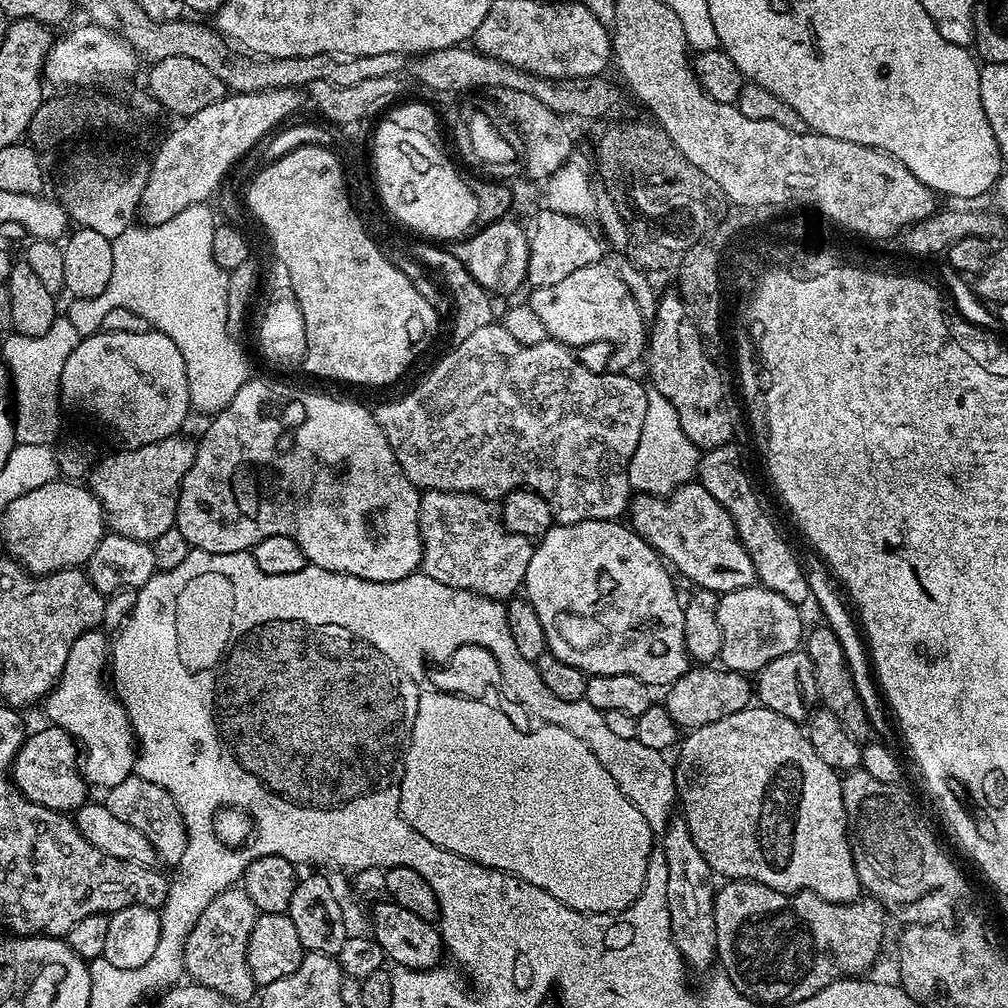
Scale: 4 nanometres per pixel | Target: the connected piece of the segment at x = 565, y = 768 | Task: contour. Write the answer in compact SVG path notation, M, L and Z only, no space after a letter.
M435 690L421 691L418 698L418 710L412 723L412 733L408 739L408 746L404 750L404 779L400 782L400 813L402 818L426 842L434 842L442 850L450 854L458 854L467 860L473 860L475 864L481 864L487 868L493 868L499 872L510 872L512 875L546 890L558 902L570 906L579 912L620 912L623 908L629 908L631 904L640 896L646 882L646 870L648 869L648 860L654 851L654 833L646 822L642 810L634 806L626 794L610 778L606 766L598 762L598 758L582 742L582 738L574 738L570 730L562 730L553 724L546 724L537 727L537 732L523 732L516 728L516 724L507 716L500 712L499 707L491 708L477 700L467 700L461 696L454 696L450 692L437 692Z

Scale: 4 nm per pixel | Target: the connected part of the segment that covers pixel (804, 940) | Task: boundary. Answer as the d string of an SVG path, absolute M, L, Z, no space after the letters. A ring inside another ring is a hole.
M728 880L719 885L714 902L714 914L716 915L716 954L718 964L721 964L723 975L734 982L734 986L743 996L749 996L751 1000L760 1001L761 1005L768 1004L788 1004L794 1006L830 986L836 980L845 978L860 978L876 964L876 959L880 956L880 947L884 944L884 920L886 913L883 906L878 901L871 898L857 898L851 900L849 904L831 904L822 898L818 898L813 892L779 892L770 886L760 884L757 880Z

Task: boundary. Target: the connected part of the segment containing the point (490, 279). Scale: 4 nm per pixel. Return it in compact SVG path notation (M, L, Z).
M505 218L465 235L451 245L450 251L470 272L470 276L493 297L512 296L528 279L530 250L524 233L525 225Z

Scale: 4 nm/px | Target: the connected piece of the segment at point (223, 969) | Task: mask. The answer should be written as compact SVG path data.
M233 886L218 893L210 906L202 910L194 930L190 930L190 938L186 938L184 943L183 960L187 979L210 990L218 990L218 994L236 1001L240 1006L244 1006L252 995L253 999L258 986L246 962L246 946L250 942L250 930L254 930L257 915L250 894L246 894L243 887Z

